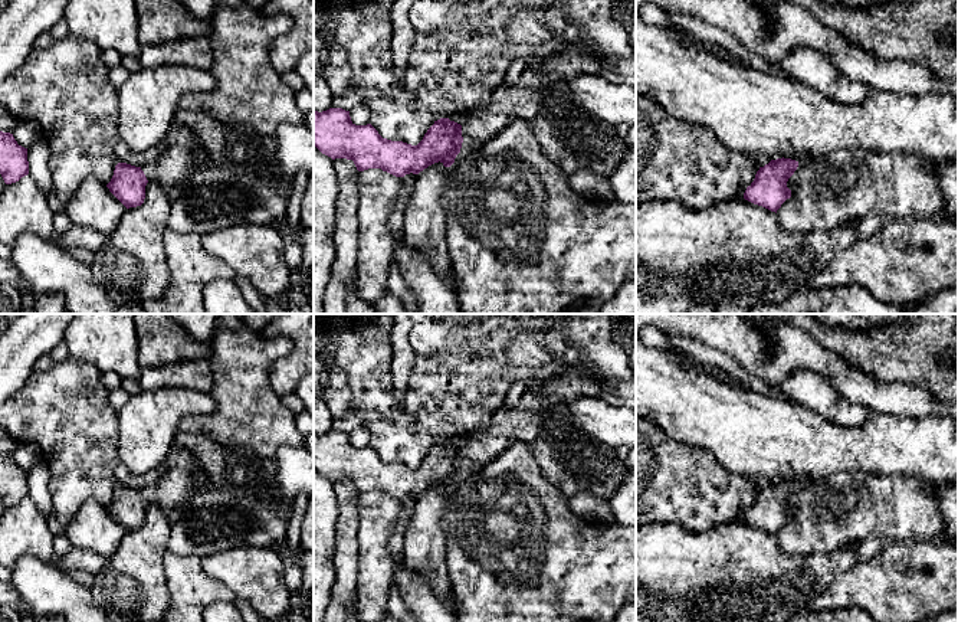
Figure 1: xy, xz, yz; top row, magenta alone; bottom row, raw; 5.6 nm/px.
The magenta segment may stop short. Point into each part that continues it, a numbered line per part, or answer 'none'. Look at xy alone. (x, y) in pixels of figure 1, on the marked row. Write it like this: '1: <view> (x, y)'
1: xy (181, 157)

